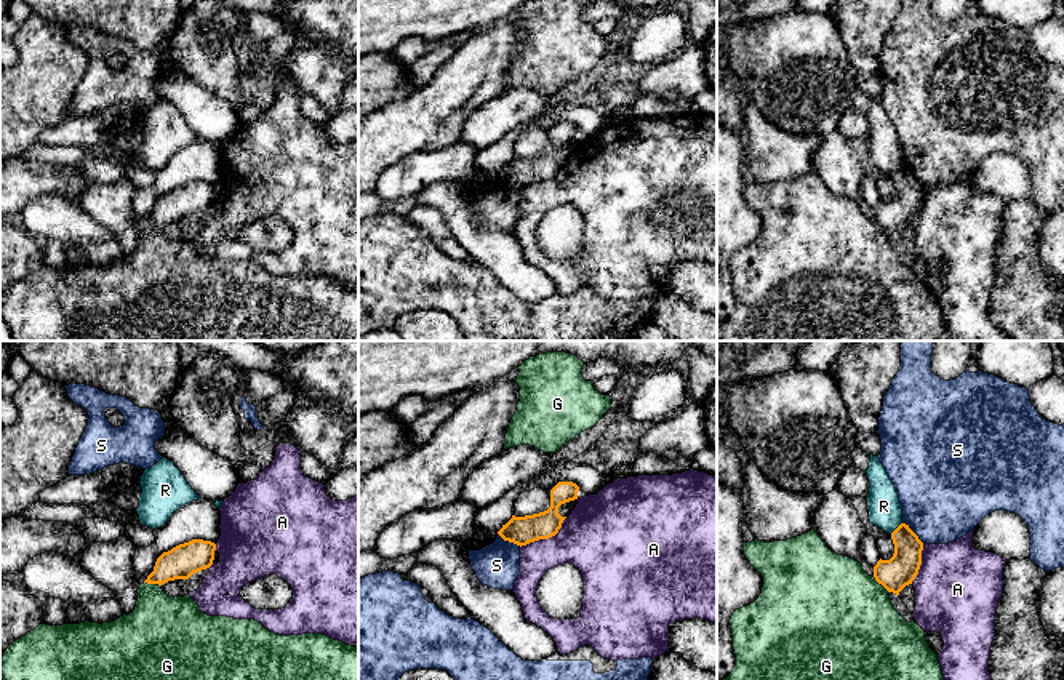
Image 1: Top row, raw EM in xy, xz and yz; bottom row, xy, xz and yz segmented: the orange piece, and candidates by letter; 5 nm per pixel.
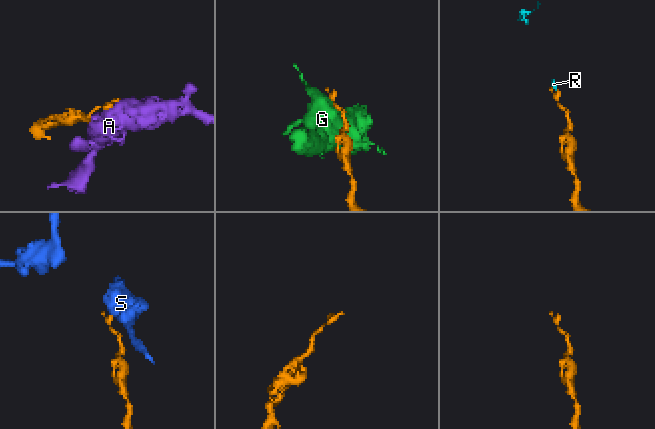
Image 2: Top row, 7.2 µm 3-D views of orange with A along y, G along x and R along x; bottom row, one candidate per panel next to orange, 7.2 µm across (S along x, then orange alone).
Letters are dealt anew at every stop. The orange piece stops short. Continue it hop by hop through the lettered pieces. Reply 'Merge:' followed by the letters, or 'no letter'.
Merge: no letter

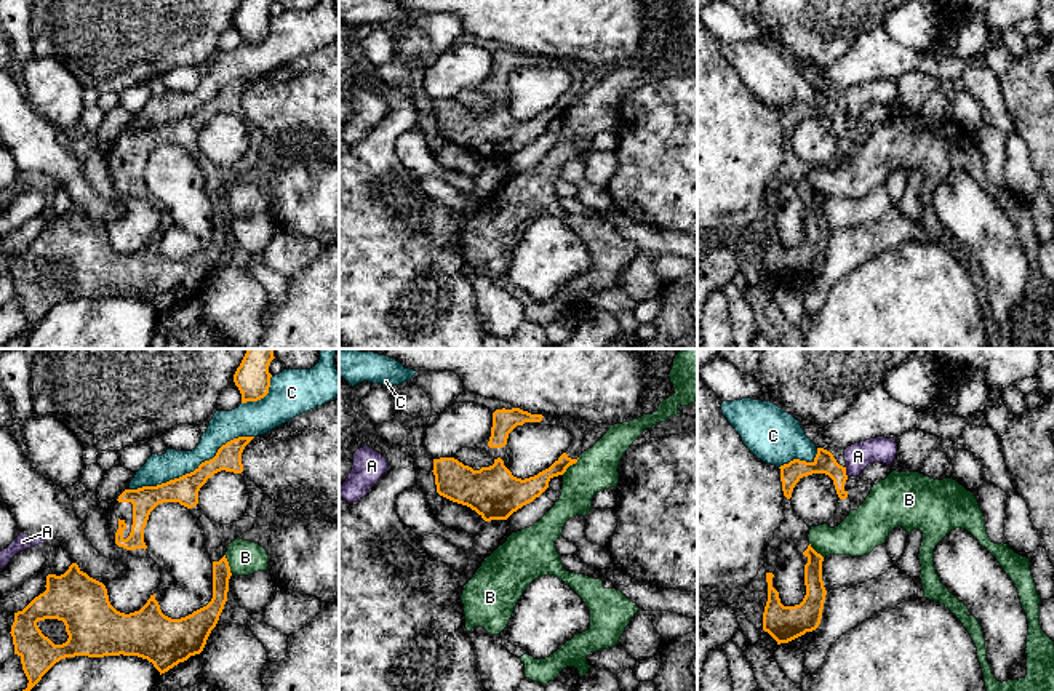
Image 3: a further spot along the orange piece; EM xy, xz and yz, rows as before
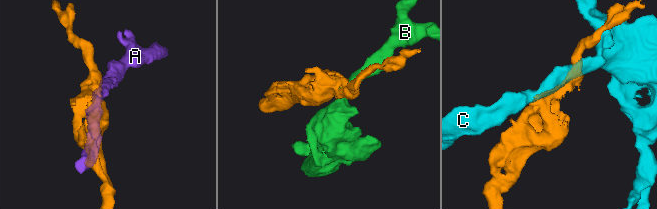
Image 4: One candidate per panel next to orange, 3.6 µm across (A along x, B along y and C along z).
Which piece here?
Merge: no letter

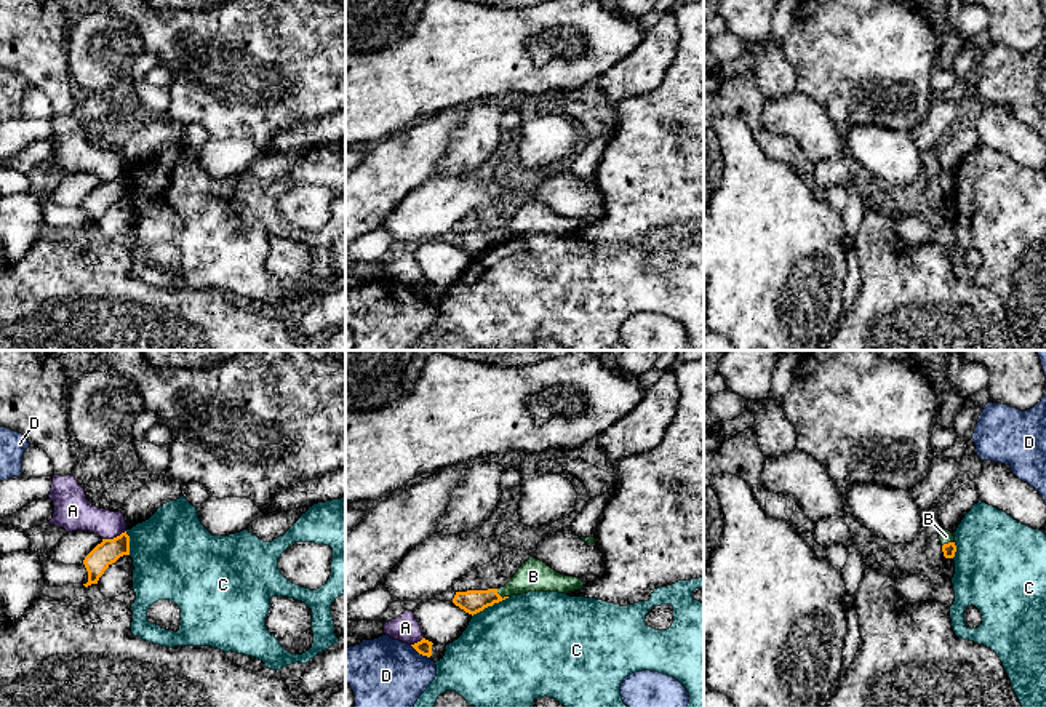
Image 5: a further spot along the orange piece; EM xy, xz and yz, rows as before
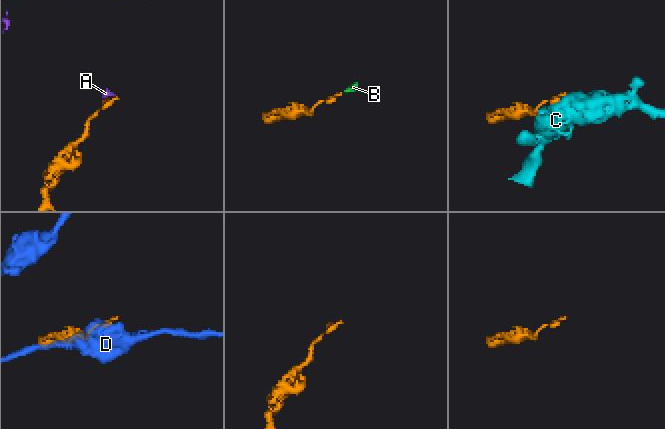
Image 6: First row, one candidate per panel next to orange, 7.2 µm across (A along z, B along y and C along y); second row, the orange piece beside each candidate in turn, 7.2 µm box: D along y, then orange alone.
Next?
Merge: B

